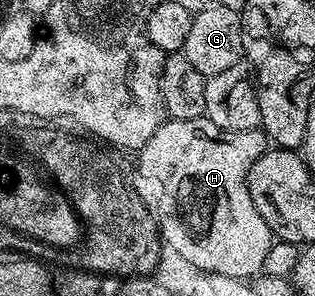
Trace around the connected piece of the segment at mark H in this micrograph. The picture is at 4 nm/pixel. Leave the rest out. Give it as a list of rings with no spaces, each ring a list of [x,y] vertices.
[[[169,118],[162,122],[159,132],[155,132],[155,136],[151,136],[151,140],[147,140],[147,144],[139,151],[141,158],[137,162],[137,166],[141,169],[141,174],[149,182],[157,185],[157,210],[155,206],[155,217],[159,227],[159,233],[164,244],[170,245],[179,252],[184,259],[189,260],[197,269],[205,271],[207,275],[218,274],[219,276],[229,276],[239,279],[249,280],[254,276],[262,273],[265,261],[267,260],[267,252],[273,247],[275,235],[269,229],[269,224],[263,220],[263,216],[259,216],[259,208],[255,208],[255,204],[251,200],[251,192],[249,191],[249,169],[251,164],[255,164],[255,160],[259,160],[259,156],[263,156],[267,149],[267,139],[265,131],[258,128],[255,130],[244,130],[243,132],[231,132],[219,128],[219,124],[211,124],[209,118],[196,118],[195,120],[179,120],[178,118]]]

